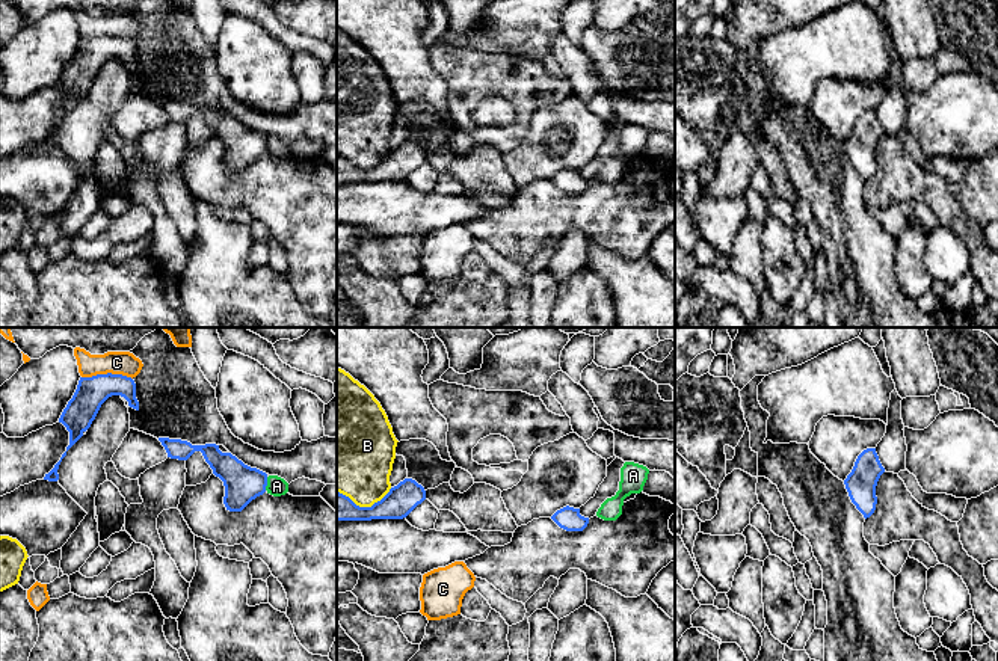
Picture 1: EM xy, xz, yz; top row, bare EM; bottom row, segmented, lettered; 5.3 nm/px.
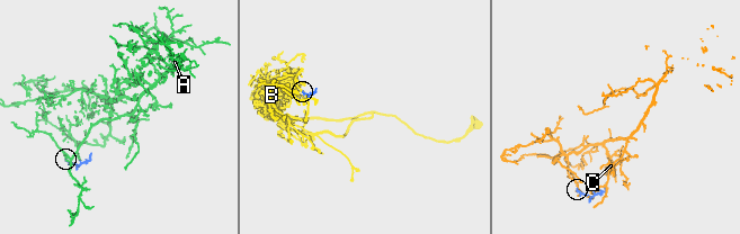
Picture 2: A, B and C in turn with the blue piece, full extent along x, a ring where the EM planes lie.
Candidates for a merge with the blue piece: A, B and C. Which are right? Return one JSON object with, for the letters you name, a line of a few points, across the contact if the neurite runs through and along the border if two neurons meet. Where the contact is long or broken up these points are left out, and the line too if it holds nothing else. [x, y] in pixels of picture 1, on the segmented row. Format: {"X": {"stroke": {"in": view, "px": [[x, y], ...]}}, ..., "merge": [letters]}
{"merge": []}

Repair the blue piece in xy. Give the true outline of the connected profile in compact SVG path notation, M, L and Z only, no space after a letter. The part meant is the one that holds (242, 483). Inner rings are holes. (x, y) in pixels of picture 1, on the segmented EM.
M159 438L159 441L171 459L187 460L195 451L201 451L213 474L223 481L223 504L229 512L242 512L266 492L266 472L245 465L231 453L222 453L216 444L192 445L187 441L169 438Z

